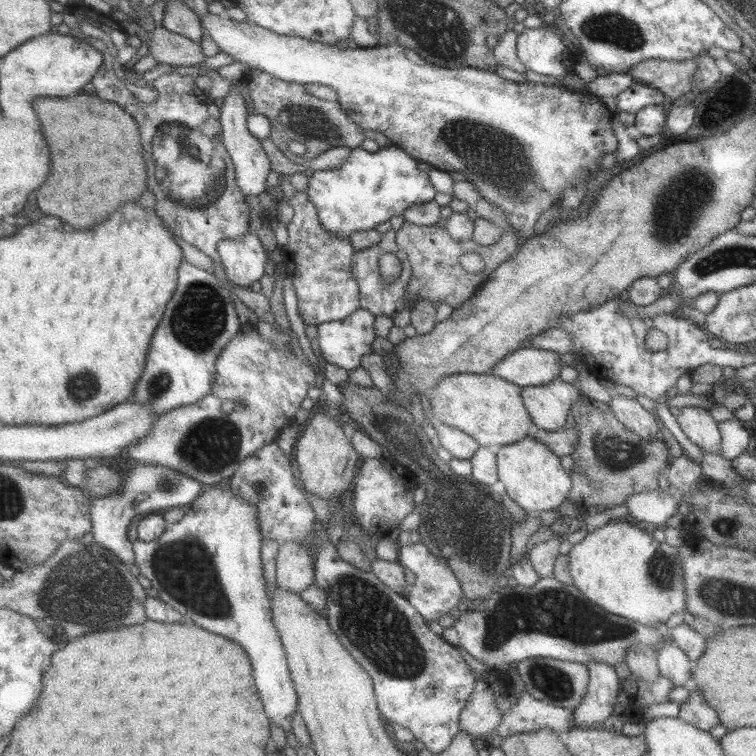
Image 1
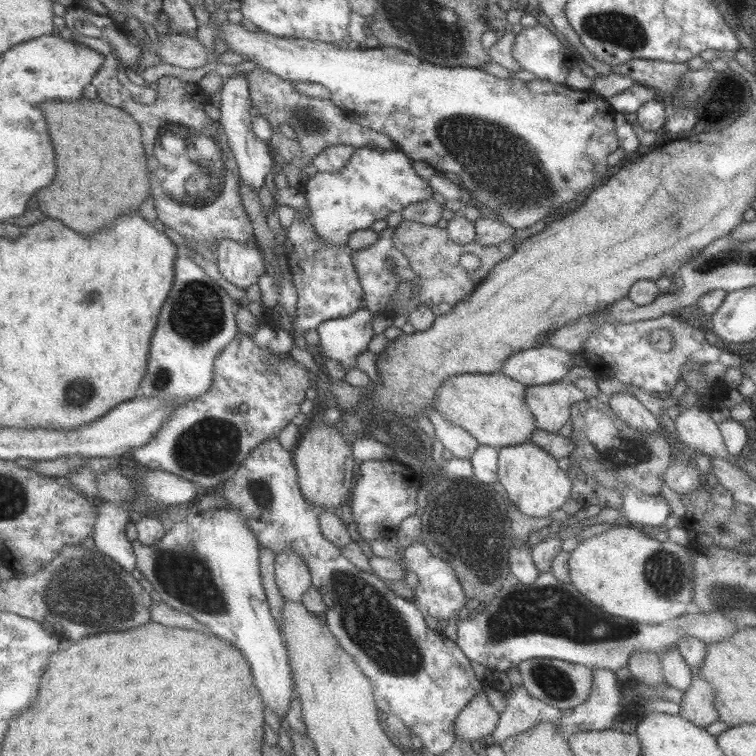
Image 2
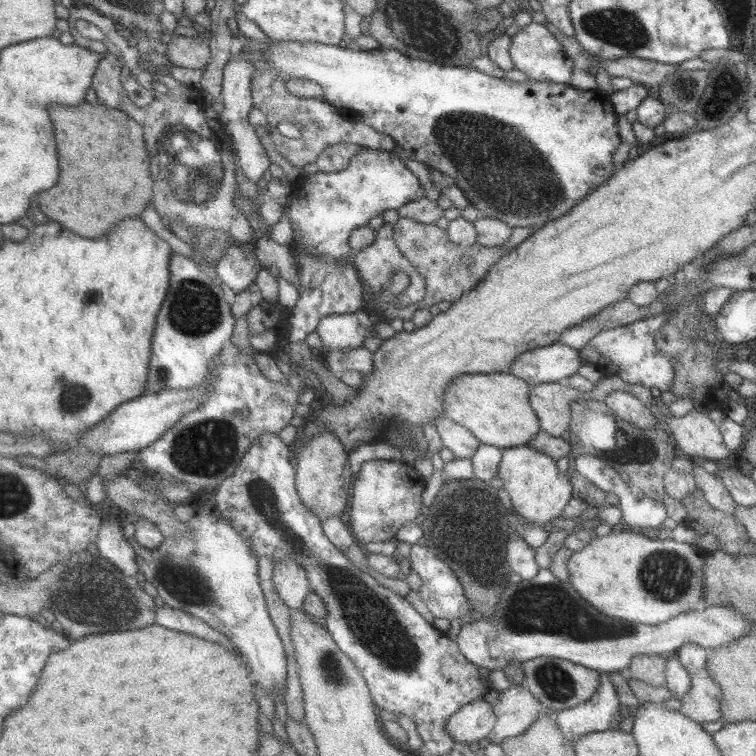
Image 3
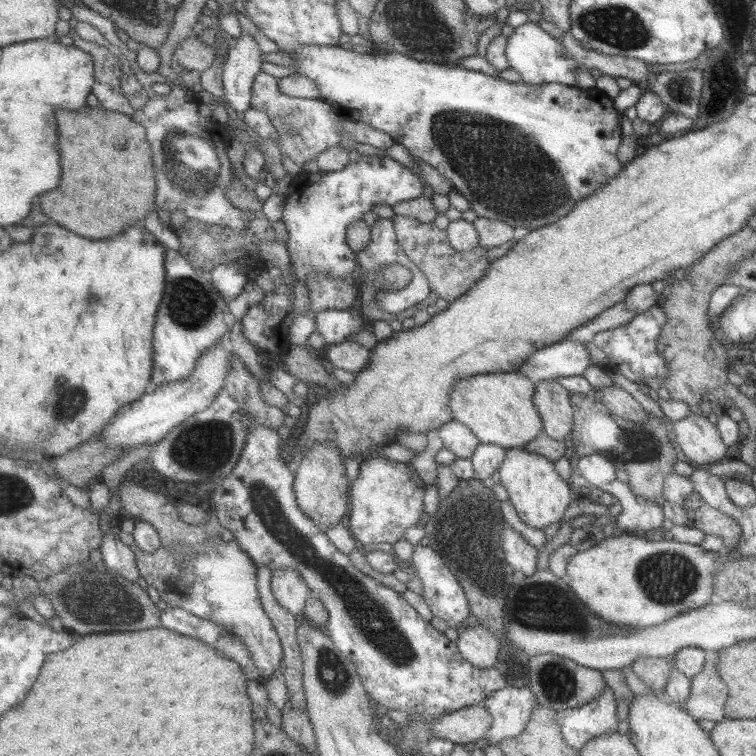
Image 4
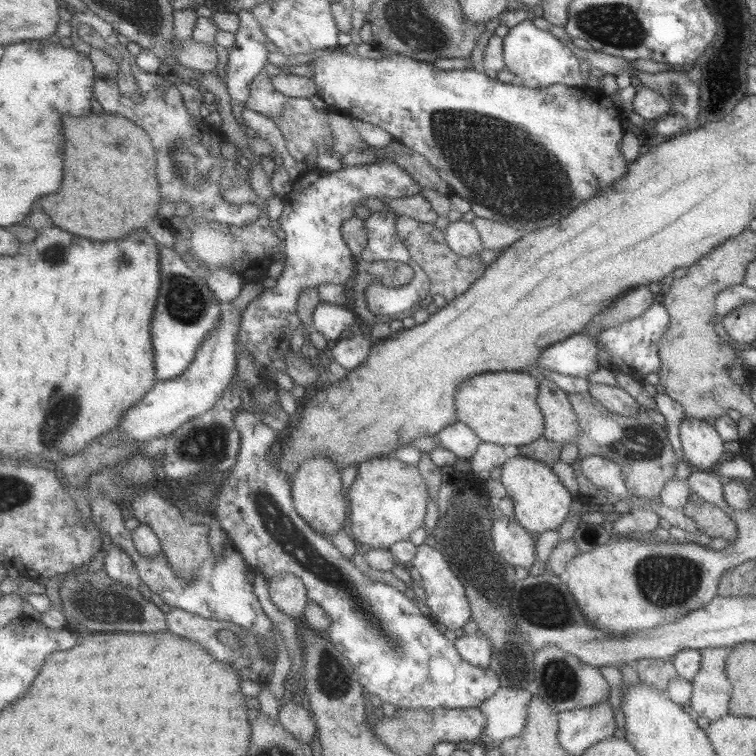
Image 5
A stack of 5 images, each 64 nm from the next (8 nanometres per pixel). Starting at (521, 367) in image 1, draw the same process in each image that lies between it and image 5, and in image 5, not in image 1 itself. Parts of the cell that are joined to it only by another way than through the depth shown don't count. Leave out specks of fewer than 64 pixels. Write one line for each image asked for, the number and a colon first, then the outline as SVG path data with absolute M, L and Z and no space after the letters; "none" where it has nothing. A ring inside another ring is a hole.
2: M537 346L511 356L511 360L503 364L501 374L527 388L561 382L573 366L571 352L555 346Z
3: M555 342L543 348L523 352L523 356L519 356L515 364L511 364L509 374L527 382L529 386L537 386L567 380L569 376L577 374L581 366L583 360L577 348Z
4: M563 340L537 350L527 364L519 368L519 374L533 384L541 380L555 380L559 376L583 376L585 368L593 366L585 344L575 340Z
5: M587 334L569 336L545 348L529 374L537 380L543 378L543 372L559 372L565 376L587 380L593 372L601 368L597 360L597 350L599 346L595 338L589 338Z

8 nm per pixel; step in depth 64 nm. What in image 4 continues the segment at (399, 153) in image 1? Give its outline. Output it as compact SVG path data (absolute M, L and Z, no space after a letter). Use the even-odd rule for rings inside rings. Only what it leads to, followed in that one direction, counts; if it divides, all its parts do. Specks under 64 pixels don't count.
M361 156L359 162L351 162L345 170L339 172L315 172L305 174L293 192L287 196L283 222L289 232L289 252L293 258L295 278L309 282L313 272L325 272L341 280L359 268L357 252L349 250L347 228L363 220L363 214L373 208L373 204L403 204L409 200L419 200L423 196L425 182L393 158L381 156Z

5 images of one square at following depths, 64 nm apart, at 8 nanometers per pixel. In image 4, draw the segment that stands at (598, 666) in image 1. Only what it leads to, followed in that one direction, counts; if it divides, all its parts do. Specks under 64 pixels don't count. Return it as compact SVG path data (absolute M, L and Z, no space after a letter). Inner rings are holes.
M605 686L603 694L593 702L571 710L559 710L557 724L565 744L575 752L579 752L595 736L617 732L613 692Z

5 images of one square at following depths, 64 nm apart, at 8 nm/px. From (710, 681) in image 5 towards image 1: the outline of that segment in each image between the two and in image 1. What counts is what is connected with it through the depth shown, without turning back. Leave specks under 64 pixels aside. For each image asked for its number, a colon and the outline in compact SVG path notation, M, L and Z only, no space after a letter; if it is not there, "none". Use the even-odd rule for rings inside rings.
1: M689 686L687 702L679 706L679 718L685 720L687 724L693 724L695 728L703 732L709 732L711 726L719 724L717 712L707 704L707 700L703 698L703 692L695 690L693 686Z
2: M699 668L693 670L691 686L683 692L679 704L679 716L701 728L719 720L719 712L715 708L715 688L701 678Z
3: M703 668L691 676L691 688L683 696L679 712L695 720L697 724L717 722L723 718L723 712L719 708L721 694L721 686Z
4: M713 652L715 658L707 660L699 674L691 678L691 694L683 702L685 712L699 720L711 720L721 722L725 718L725 702L729 688L723 684L719 672L717 672L717 652Z

